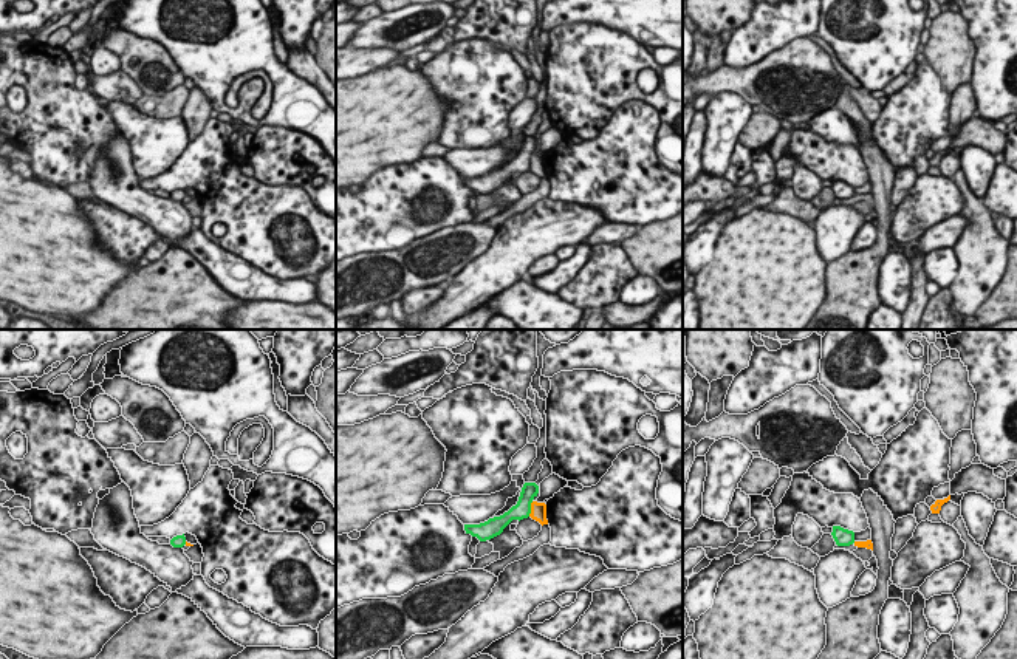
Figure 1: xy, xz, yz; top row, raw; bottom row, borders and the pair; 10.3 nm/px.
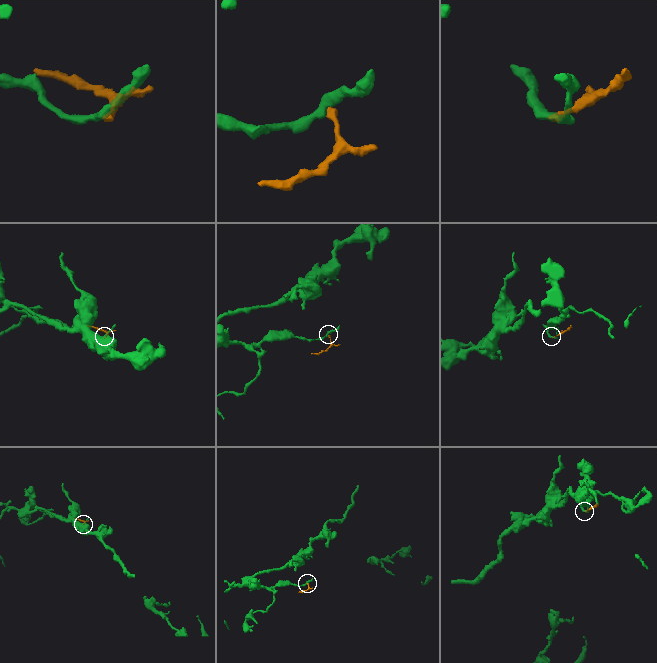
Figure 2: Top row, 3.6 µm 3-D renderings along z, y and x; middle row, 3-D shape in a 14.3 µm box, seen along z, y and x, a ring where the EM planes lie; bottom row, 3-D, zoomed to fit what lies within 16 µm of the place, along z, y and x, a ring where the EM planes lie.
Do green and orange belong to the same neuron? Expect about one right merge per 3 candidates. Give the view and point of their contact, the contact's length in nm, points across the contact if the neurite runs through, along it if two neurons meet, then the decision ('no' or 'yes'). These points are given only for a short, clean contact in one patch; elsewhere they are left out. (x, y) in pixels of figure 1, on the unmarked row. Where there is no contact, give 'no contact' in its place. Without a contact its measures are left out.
meets green in xz at (530, 163); contact 170 nm long; border along xz (533, 155), (528, 169); no

